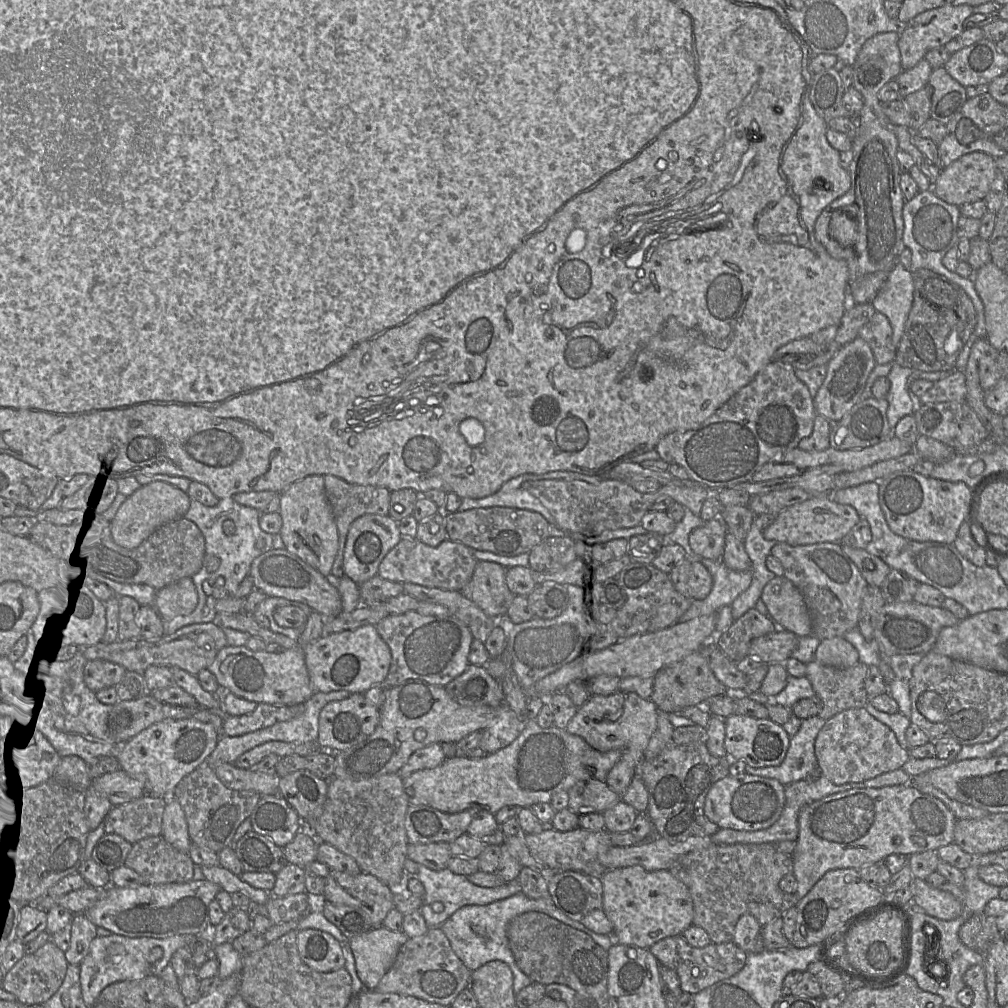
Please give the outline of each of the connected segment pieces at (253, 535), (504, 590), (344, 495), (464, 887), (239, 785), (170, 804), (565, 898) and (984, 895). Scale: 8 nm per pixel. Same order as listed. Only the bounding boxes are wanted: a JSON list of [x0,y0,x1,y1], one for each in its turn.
[[164,498,275,635],[461,561,515,620],[323,475,391,578],[415,864,522,928],[215,755,280,796],[161,797,192,853],[547,871,613,934],[963,852,1001,918]]

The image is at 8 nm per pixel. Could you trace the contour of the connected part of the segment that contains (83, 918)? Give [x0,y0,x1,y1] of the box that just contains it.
[65,913,98,964]

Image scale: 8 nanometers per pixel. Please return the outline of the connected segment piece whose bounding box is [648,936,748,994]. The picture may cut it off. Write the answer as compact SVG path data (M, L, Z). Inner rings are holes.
M682 936L664 938L648 949L661 967L674 970L680 980L681 989L686 993L696 994L717 982L737 974L745 965L748 953L734 941L710 943L703 948L691 946Z

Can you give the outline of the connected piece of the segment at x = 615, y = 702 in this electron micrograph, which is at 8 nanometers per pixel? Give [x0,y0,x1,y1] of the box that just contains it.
[566,692,660,796]

